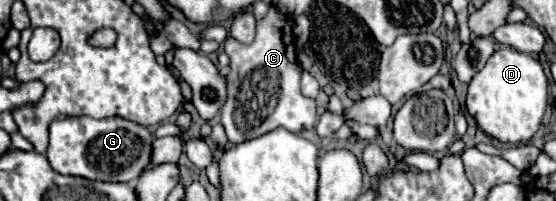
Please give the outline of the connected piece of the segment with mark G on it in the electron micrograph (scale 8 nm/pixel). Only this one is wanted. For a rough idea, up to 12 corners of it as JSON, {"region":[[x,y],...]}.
{"region":[[120,116],[56,118],[60,174],[132,182],[152,164],[148,128]]}

